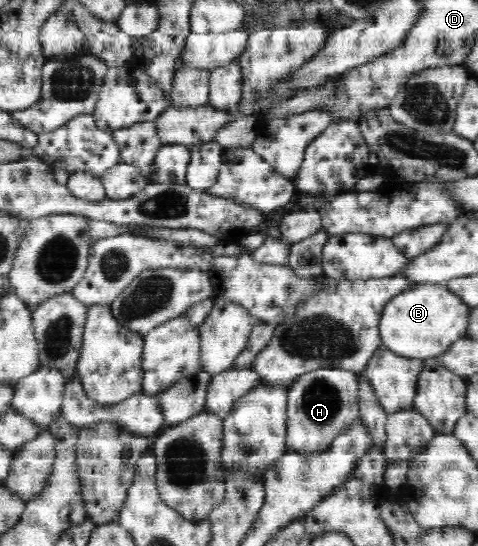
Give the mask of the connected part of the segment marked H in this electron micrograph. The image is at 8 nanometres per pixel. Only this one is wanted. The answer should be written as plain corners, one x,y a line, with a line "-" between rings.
321,368
298,376
289,389
287,401
287,447
304,455
327,450
359,413
359,377
342,368

